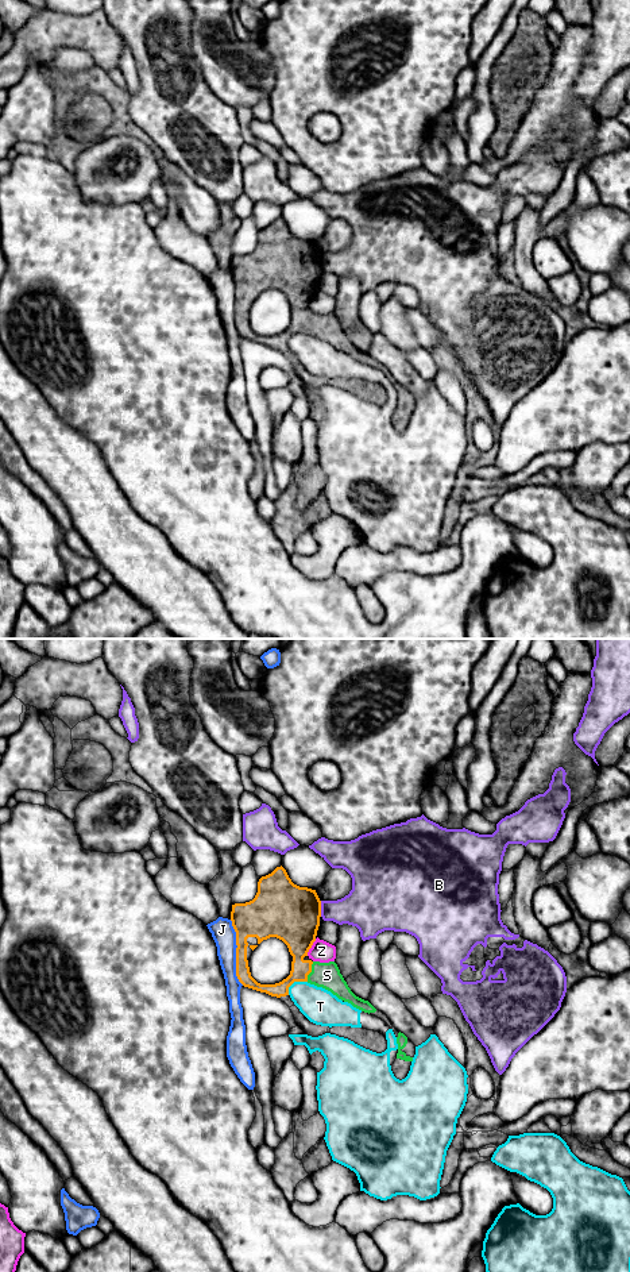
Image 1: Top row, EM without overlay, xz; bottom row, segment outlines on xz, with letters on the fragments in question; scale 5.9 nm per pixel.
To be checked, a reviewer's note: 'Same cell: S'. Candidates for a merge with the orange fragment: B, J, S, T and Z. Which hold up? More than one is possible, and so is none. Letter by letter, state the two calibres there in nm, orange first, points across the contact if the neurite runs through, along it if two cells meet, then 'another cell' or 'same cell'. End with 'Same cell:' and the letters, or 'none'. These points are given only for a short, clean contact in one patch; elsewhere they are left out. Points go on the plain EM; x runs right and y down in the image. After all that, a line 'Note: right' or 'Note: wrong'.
B: 340/240 nm | another cell
J: 240/140 nm | another cell
S: 220/160 nm | same cell
T: 160/220 nm | another cell
Z: 340/130 nm | another cell
Same cell: S
Note: right

